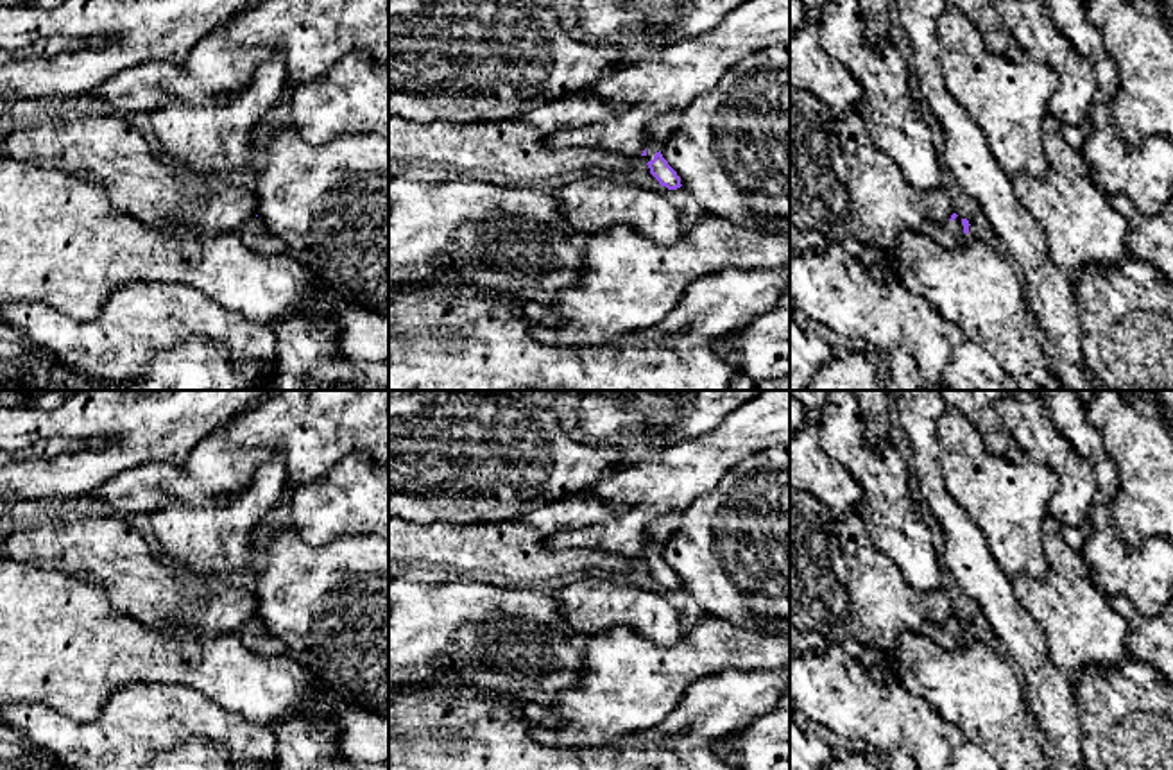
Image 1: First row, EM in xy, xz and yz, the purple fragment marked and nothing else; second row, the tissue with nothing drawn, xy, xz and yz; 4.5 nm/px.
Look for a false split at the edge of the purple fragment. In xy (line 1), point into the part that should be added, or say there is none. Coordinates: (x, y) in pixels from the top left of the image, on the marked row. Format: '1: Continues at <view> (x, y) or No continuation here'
1: No continuation here

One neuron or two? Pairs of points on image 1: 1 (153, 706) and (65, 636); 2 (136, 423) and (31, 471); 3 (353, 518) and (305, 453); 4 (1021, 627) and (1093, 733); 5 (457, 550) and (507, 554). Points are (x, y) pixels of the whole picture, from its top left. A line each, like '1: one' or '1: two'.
1: two
2: one
3: two
4: two
5: one

